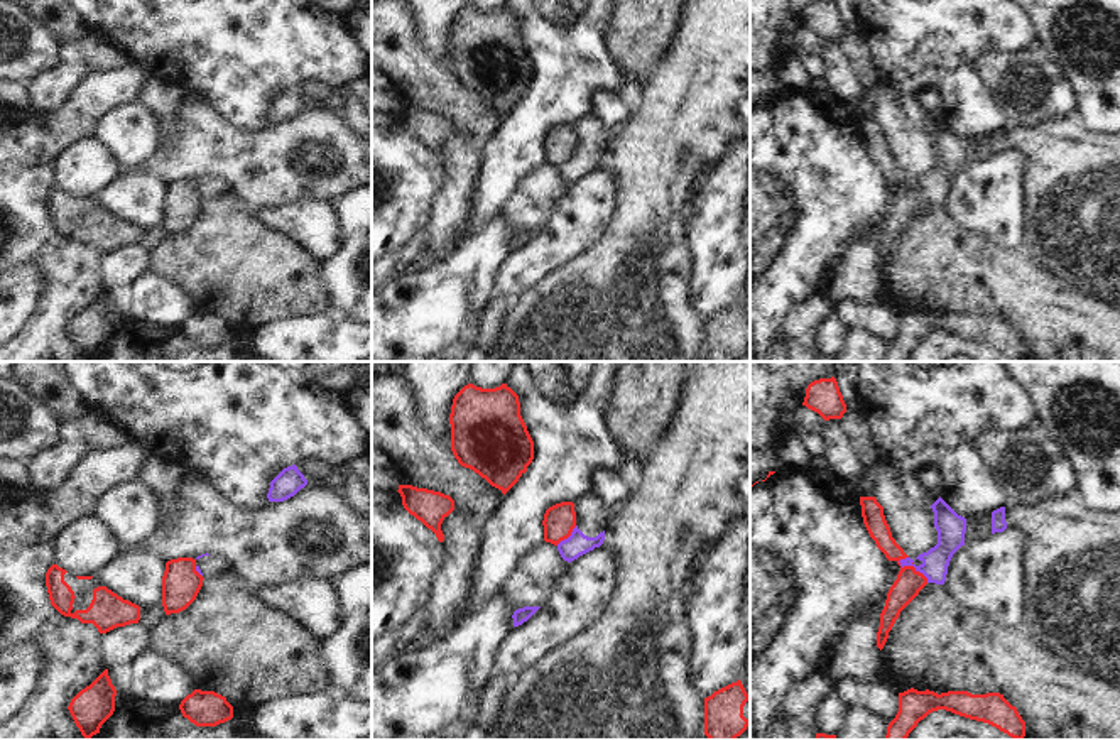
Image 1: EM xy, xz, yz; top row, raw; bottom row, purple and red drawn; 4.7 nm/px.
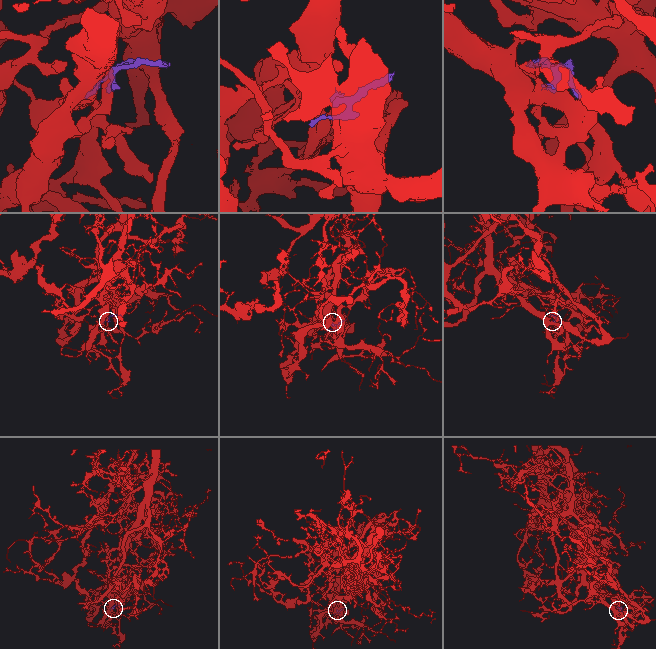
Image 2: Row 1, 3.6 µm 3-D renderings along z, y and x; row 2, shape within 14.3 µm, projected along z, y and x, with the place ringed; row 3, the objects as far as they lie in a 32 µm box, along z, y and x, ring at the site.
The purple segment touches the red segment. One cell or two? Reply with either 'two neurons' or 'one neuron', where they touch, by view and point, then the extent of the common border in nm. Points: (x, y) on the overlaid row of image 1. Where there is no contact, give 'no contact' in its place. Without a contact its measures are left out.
two neurons; meets purple in yz at (914, 566); contact 180 nm long

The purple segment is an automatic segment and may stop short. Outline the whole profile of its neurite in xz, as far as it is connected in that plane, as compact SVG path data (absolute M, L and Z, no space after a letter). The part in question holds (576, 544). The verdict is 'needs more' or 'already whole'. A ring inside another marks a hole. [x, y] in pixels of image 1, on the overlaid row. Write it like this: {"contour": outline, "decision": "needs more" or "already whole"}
{"contour": "M595 492L579 495L573 503L576 527L568 539L557 544L561 558L568 563L603 544L612 510Z", "decision": "needs more"}

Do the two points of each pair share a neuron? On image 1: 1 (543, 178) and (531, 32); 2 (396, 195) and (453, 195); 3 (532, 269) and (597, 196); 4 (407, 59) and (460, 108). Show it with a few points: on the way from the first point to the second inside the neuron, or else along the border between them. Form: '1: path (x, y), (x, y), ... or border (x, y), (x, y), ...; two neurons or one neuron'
1: border (544, 163), (534, 168), (512, 193); two neurons
2: border (443, 164), (443, 186), (424, 228); two neurons
3: path (548, 250), (581, 215); one neuron
4: path (421, 73), (446, 97); one neuron

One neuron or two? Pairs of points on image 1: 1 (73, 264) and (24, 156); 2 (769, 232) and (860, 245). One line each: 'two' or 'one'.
1: one
2: two

